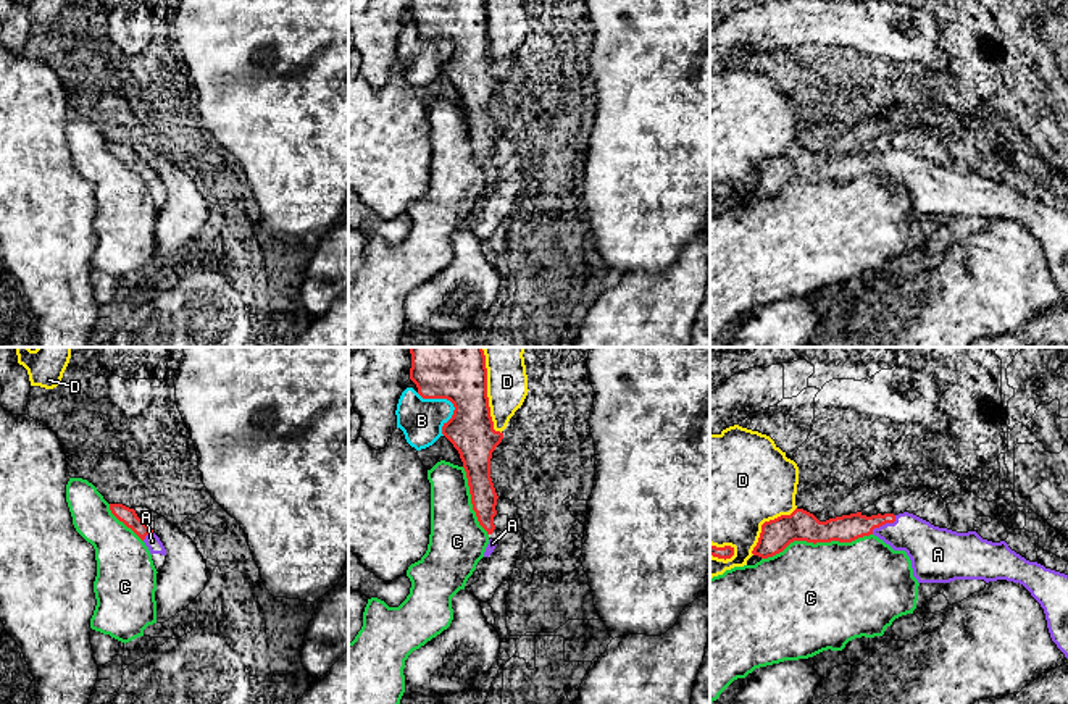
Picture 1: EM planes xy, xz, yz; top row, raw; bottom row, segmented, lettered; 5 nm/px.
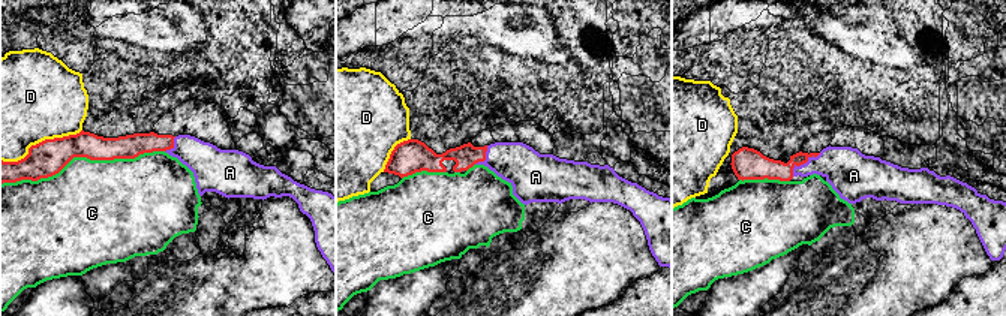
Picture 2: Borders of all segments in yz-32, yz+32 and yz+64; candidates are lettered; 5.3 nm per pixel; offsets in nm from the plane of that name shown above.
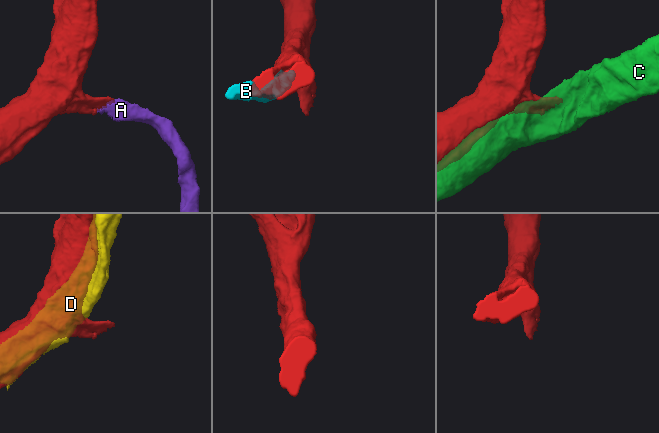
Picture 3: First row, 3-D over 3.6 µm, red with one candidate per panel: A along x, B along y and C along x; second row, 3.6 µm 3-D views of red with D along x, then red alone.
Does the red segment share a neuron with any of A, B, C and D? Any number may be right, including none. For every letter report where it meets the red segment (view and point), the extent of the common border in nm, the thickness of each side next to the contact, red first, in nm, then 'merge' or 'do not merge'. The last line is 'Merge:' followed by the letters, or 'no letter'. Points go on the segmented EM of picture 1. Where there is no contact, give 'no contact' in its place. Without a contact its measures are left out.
A: contact yz (884, 523); length 160 nm; calibres 140 and 220 nm; merge
B: contact xz (450, 401); length 260 nm; calibres 360 and 220 nm; do not merge
C: contact yz (817, 541); length 550 nm; calibres 160 and 480 nm; do not merge
D: contact xz (486, 391); length 440 nm; calibres 360 and 200 nm; do not merge
Merge: A

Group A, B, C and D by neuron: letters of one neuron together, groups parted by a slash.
A / B / C / D

